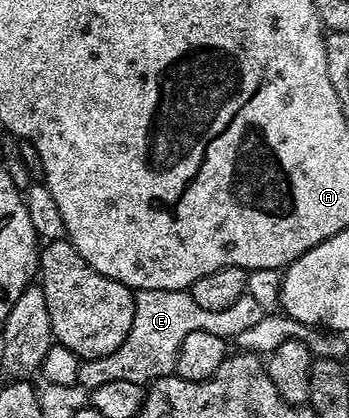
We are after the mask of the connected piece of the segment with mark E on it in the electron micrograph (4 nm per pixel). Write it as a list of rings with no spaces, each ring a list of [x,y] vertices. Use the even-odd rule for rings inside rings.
[[[136,290],[134,295],[133,328],[129,328],[129,336],[125,336],[125,340],[109,356],[93,358],[80,365],[77,382],[89,392],[101,384],[109,384],[109,380],[133,380],[150,384],[157,378],[170,378],[175,374],[181,340],[185,340],[189,332],[204,330],[213,332],[213,336],[234,340],[238,334],[253,329],[265,318],[265,311],[258,298],[249,292],[241,295],[237,304],[221,312],[209,312],[201,308],[201,304],[197,304],[197,300],[193,300],[187,290]]]

